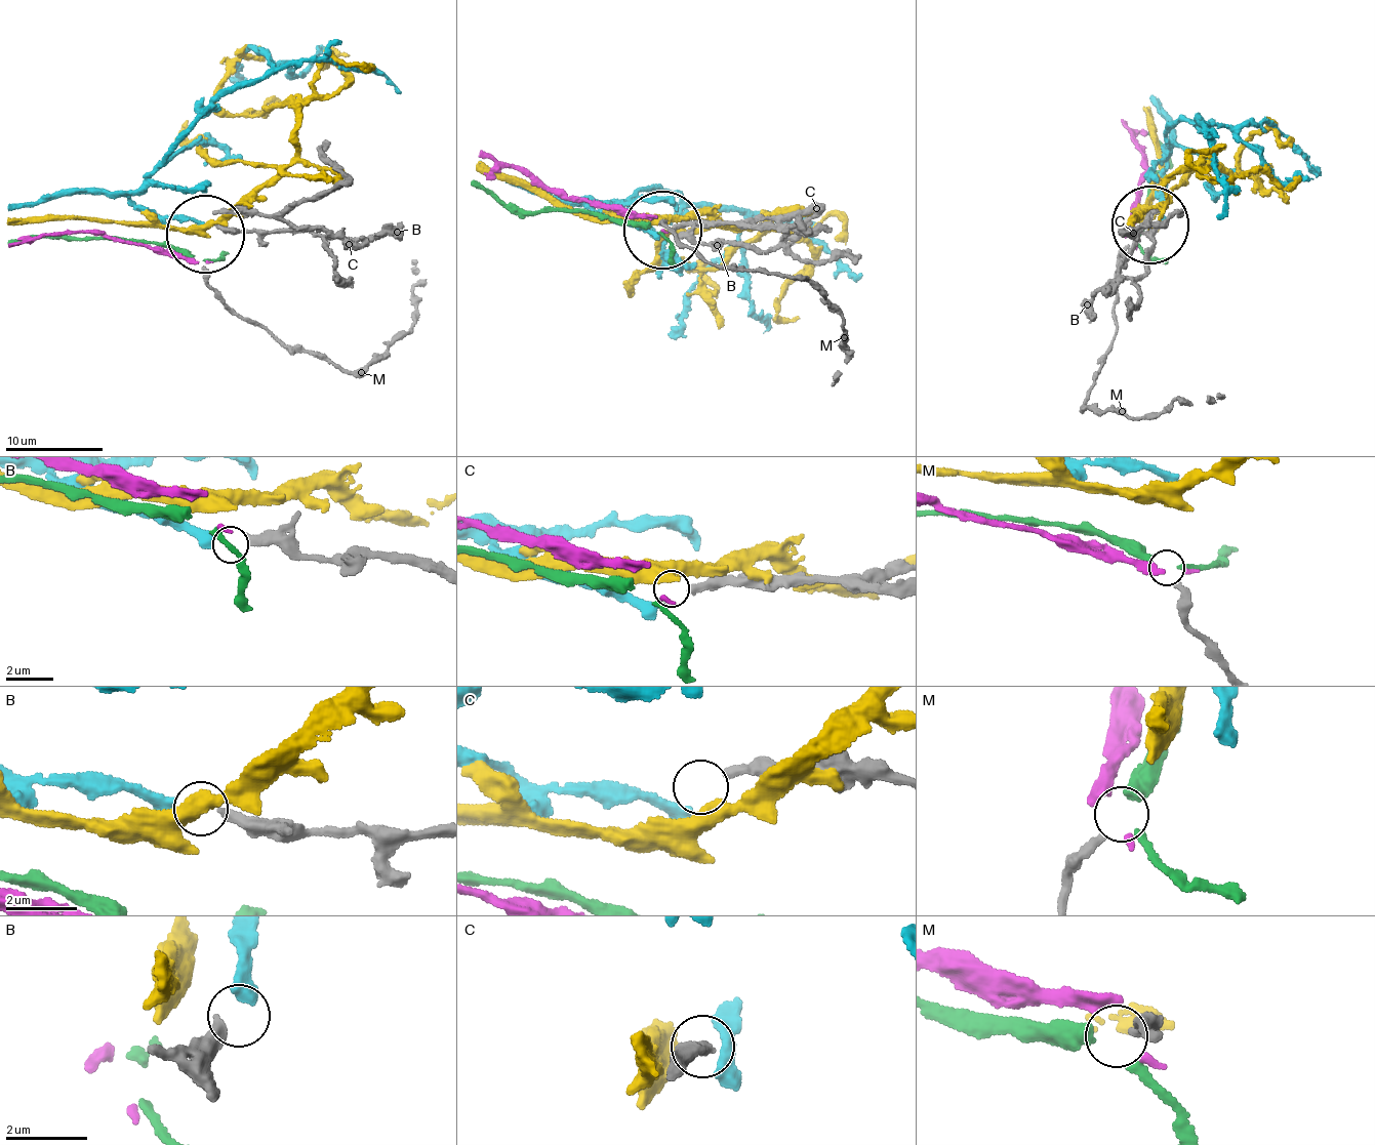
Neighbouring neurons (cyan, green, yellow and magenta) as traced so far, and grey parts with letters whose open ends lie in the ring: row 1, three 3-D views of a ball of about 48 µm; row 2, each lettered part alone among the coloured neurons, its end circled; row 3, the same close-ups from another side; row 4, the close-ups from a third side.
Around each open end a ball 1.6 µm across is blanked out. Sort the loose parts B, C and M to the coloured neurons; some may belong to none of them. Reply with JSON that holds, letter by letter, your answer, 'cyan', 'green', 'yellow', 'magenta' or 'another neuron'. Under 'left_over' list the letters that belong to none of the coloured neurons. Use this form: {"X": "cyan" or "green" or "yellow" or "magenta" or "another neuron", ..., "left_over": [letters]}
{"B": "cyan", "C": "another neuron", "M": "green", "left_over": ["C"]}

